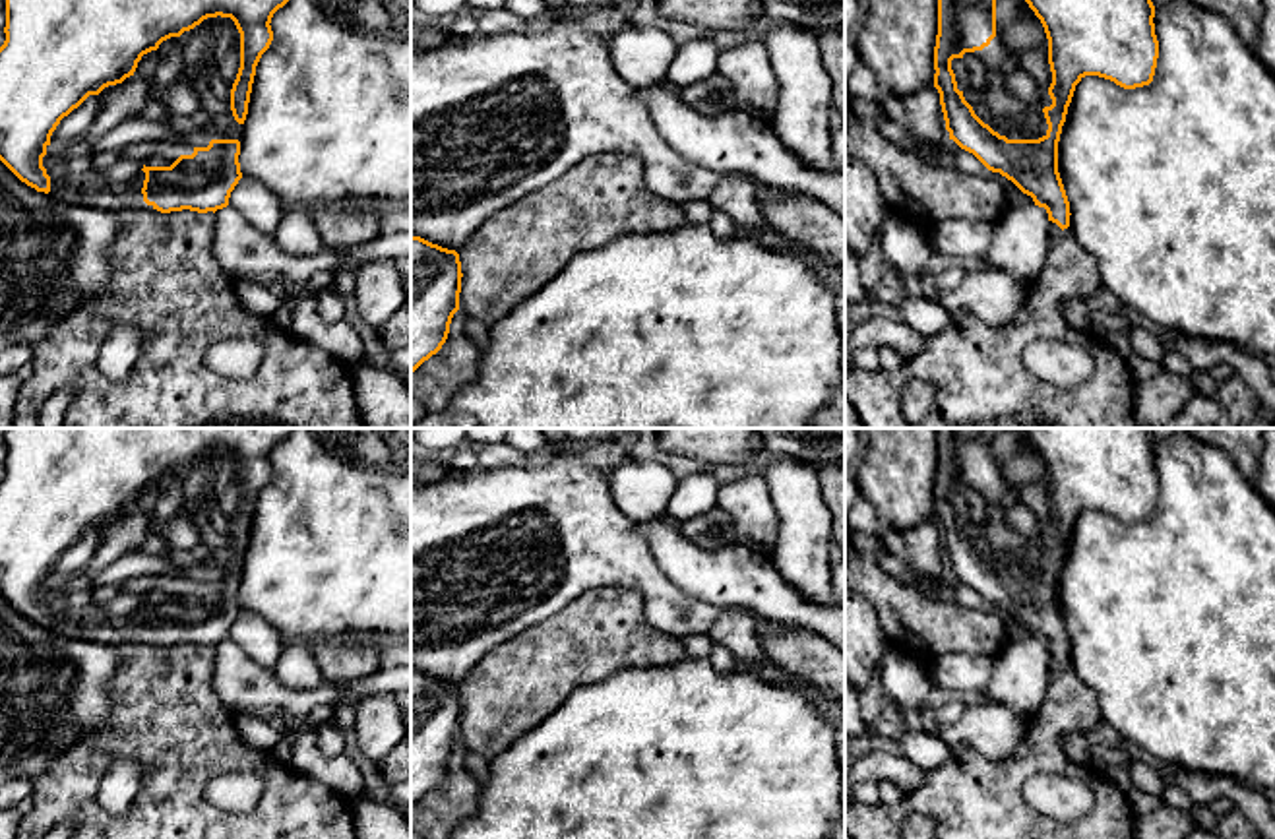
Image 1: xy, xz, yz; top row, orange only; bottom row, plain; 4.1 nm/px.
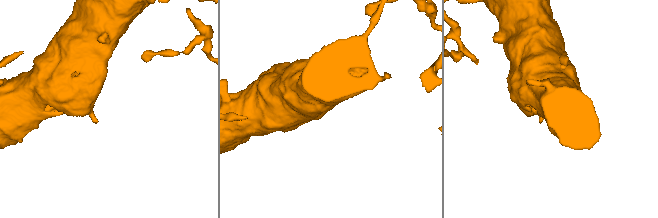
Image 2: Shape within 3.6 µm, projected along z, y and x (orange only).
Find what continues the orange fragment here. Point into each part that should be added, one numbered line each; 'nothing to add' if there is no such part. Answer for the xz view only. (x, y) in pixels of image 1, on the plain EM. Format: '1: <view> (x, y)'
nothing to add

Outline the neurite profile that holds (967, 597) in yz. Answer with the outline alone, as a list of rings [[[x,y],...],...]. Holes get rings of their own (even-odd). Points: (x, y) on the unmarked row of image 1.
[[[959,579],[949,581],[949,587],[953,591],[953,601],[961,605],[967,610],[984,610],[992,616],[996,616],[1006,632],[1006,641],[1021,641],[1027,637],[1035,637],[1031,630],[1023,628],[1011,614],[1002,610],[1000,606],[988,605],[973,587],[961,583]]]

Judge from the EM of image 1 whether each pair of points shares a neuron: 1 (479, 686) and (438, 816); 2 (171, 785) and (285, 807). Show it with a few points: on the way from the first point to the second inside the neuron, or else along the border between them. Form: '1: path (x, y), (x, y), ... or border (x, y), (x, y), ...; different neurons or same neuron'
1: border (458, 745), (466, 752); different neurons
2: path (200, 814), (204, 818), (256, 818); same neuron

